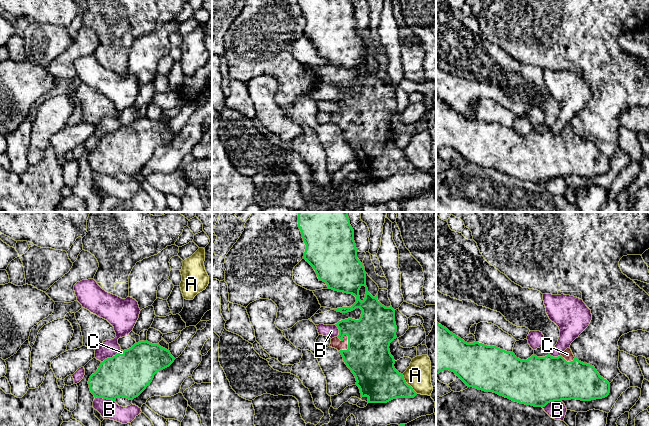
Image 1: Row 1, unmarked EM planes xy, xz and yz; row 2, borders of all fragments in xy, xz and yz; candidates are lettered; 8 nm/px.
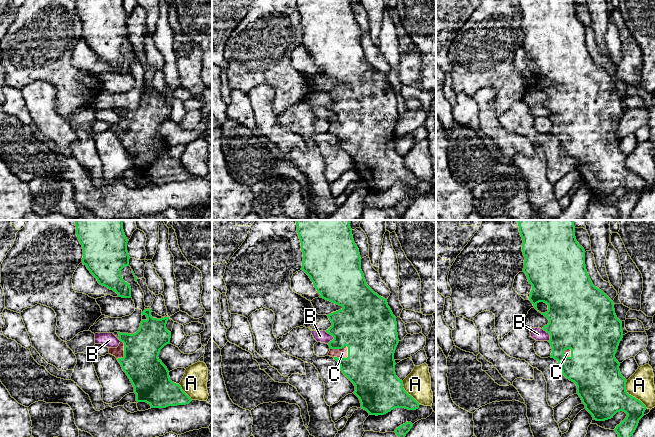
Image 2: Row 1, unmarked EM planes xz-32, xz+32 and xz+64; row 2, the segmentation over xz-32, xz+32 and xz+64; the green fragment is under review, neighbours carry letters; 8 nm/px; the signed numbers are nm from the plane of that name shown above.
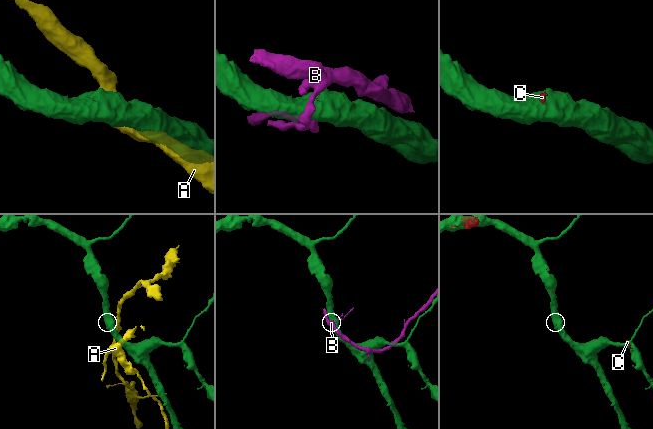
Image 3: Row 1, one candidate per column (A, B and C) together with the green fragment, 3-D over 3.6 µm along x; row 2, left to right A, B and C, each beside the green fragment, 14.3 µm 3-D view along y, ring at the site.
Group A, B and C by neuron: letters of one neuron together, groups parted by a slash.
A / B / C

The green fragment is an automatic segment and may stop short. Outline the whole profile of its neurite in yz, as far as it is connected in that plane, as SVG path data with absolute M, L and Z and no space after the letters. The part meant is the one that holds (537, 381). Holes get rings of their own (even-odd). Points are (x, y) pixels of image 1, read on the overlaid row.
M436 321L436 376L444 370L454 372L468 387L493 392L520 404L534 407L543 408L550 402L561 400L602 399L610 393L610 383L600 376L594 366L579 361L570 348L558 357L550 354L545 357L532 355L527 360L521 360L513 352L507 352L496 346L487 346L479 342L467 343Z

